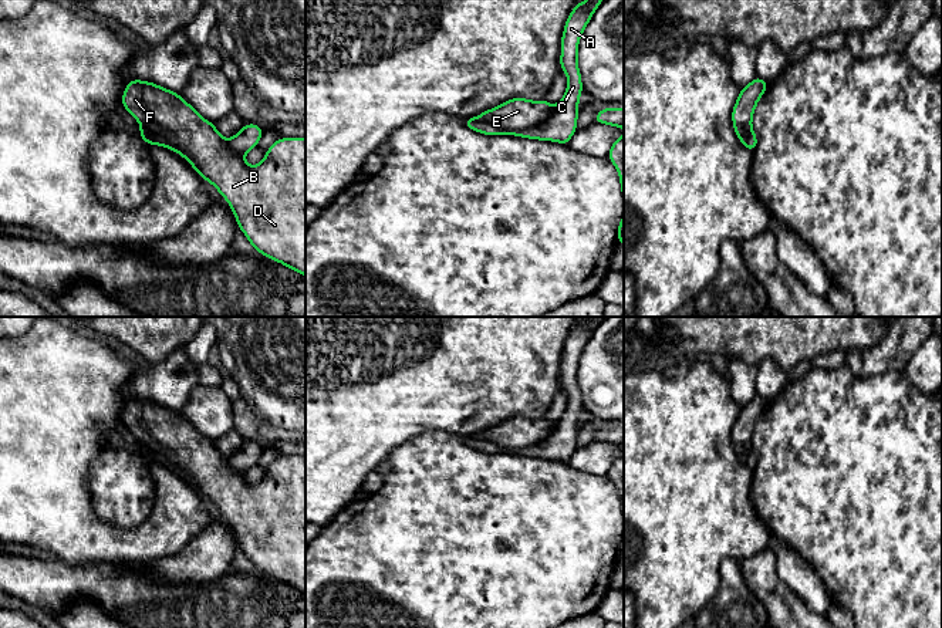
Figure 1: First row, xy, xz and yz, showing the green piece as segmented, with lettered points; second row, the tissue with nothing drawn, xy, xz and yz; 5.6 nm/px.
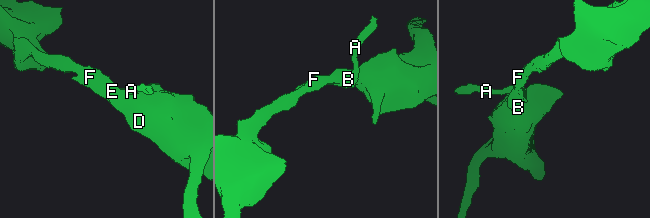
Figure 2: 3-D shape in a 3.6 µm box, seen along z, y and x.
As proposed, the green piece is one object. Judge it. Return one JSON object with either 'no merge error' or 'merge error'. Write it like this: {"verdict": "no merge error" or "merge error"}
{"verdict": "merge error"}

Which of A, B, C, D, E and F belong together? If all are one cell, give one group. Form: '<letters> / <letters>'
A C / B D E F

